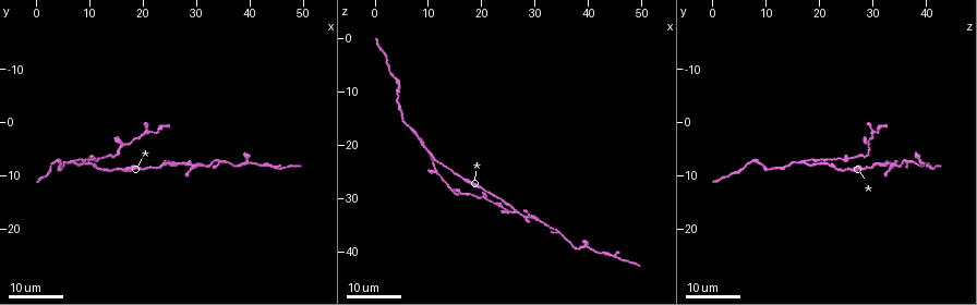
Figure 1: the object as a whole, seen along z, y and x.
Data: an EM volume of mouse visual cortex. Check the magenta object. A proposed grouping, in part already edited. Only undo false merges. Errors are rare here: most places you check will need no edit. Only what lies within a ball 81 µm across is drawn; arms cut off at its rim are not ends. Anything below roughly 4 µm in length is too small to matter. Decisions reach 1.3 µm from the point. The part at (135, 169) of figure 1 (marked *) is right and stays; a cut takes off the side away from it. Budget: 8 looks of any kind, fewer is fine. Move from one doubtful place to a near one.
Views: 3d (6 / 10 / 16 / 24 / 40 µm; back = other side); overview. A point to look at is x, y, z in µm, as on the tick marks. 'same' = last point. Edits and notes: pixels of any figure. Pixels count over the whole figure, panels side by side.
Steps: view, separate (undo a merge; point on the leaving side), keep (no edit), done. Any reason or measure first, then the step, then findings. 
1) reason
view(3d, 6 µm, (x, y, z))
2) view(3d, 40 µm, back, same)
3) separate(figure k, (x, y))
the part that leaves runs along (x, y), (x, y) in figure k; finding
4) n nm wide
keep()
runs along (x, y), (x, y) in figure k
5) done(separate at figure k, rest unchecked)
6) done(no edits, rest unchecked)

thin arm on a thick one
view(3d, 16 µm, (20.5, 2.0, 30.0))

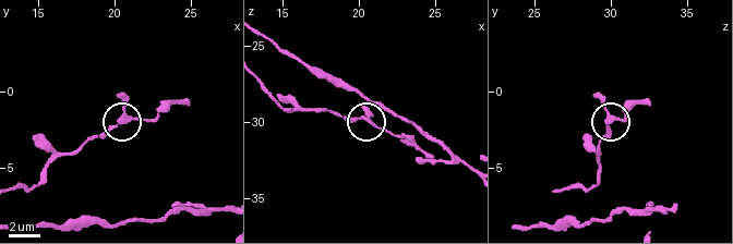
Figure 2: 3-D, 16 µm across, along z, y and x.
view(3d, 6 µm, (20.8, 1.8, 30.0))

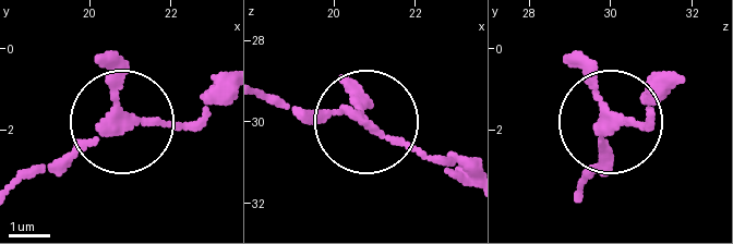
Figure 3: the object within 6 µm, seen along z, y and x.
view(3d, 6 µm, back, (20.80, 1.90, 30.05))

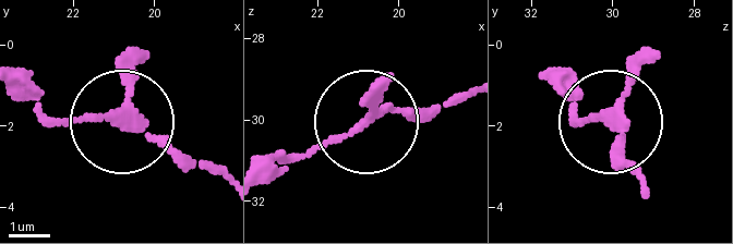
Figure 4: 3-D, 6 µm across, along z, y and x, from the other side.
3 arms
keep()
runs along (643, 180), (625, 159), (617, 121), (573, 110) in figure 4; all the same cell

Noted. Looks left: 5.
two arms in line, one across
view(3d, 24 µm, (10.0, 7.0, 21.5))

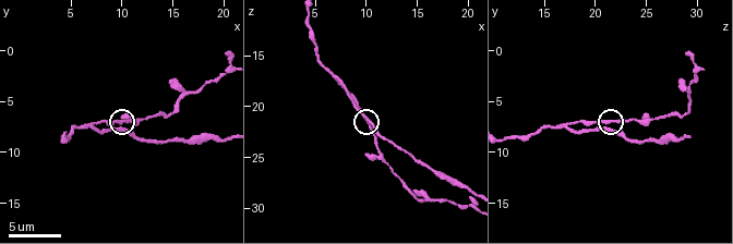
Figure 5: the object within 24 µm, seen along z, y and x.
closer look
view(3d, 10 µm, (9.6, 7.2, 20.8))

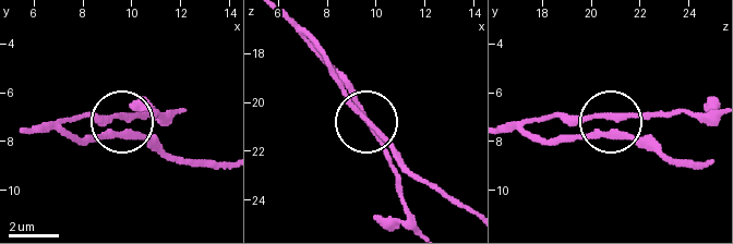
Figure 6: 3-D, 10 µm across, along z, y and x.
keep()
all the same cell

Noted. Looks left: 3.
three arms meet
view(3d, 24 µm, (28.0, 7.5, 33.5))

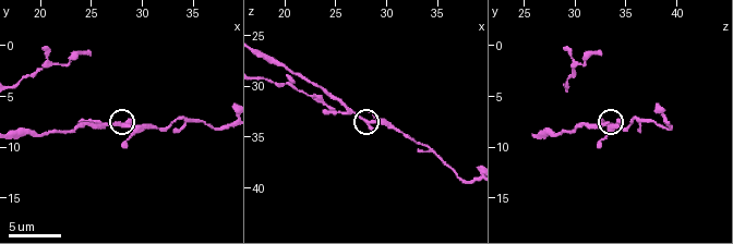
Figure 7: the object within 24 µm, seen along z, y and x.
view(3d, 10 µm, (28.2, 8.0, 33.6))

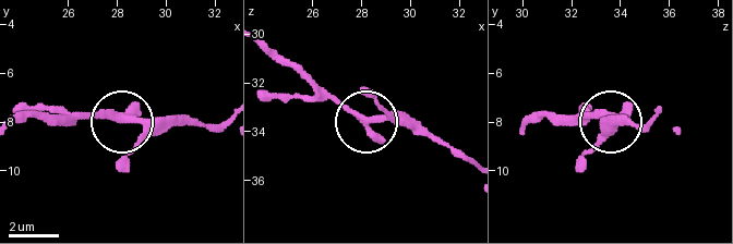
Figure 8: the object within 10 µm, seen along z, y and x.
view(3d, 10 µm, back, (28.4, 7.9, 33.5))

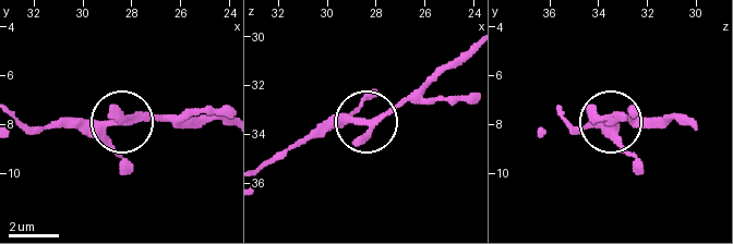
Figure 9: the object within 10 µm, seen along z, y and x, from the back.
keep()
runs along (221, 118), (61, 122) in figure 9; all the same cell

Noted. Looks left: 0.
done(no edits, rest unchecked)

